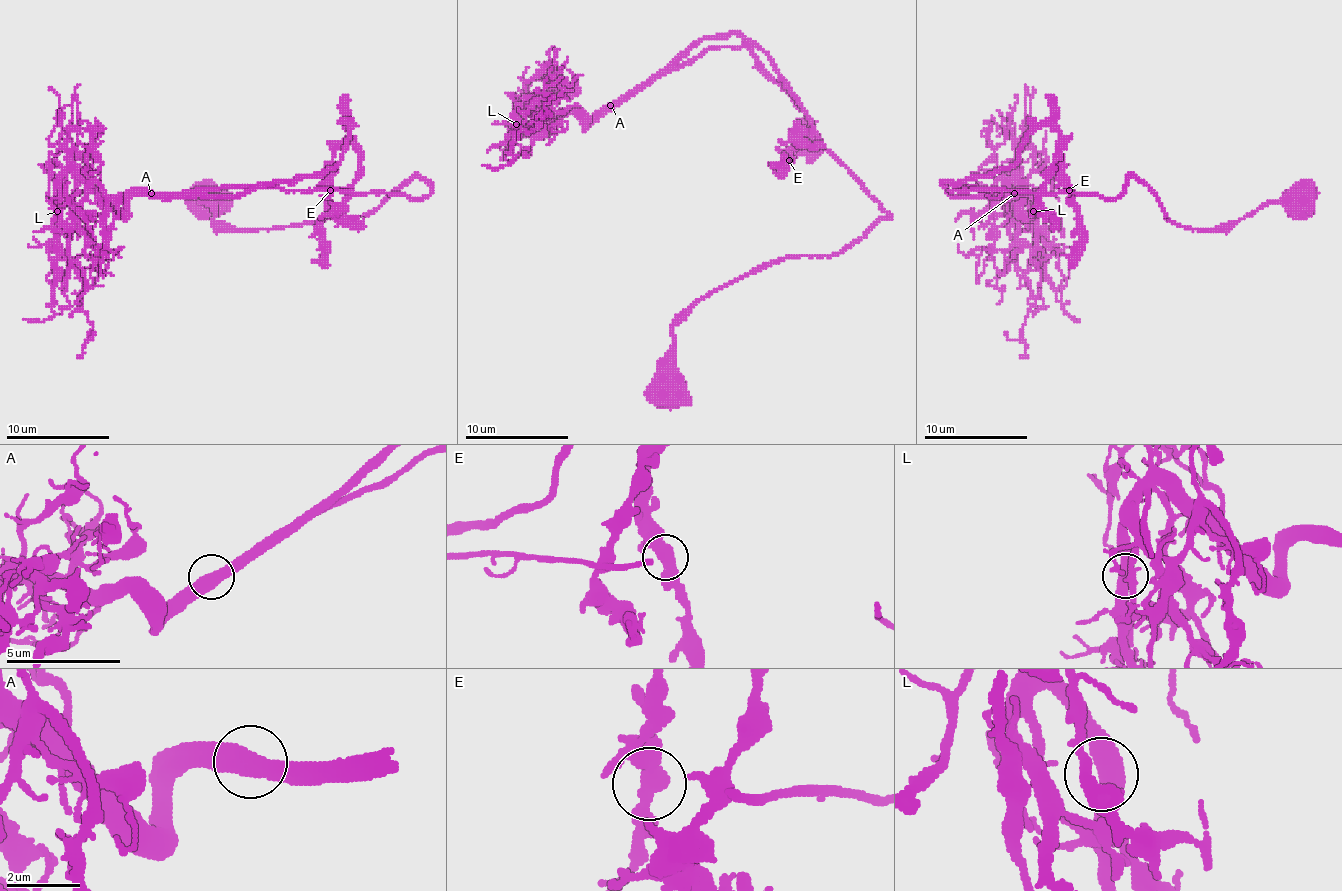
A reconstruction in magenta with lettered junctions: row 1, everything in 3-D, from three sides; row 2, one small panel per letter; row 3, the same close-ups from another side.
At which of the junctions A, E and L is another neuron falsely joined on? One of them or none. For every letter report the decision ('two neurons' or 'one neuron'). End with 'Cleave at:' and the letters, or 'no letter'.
A: one neuron
E: one neuron
L: one neuron
Cleave at: no letter

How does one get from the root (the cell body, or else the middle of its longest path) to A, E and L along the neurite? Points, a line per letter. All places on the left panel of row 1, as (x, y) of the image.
A: (209, 203), (214, 221), (283, 229), (368, 216), (415, 177), (430, 188), (423, 198), (281, 188), (152, 193)
E: (209, 203), (283, 229), (430, 188), (356, 193), (340, 144), (330, 190)
L: (209, 203), (283, 229), (430, 188), (136, 193), (121, 213), (69, 170), (57, 211)

